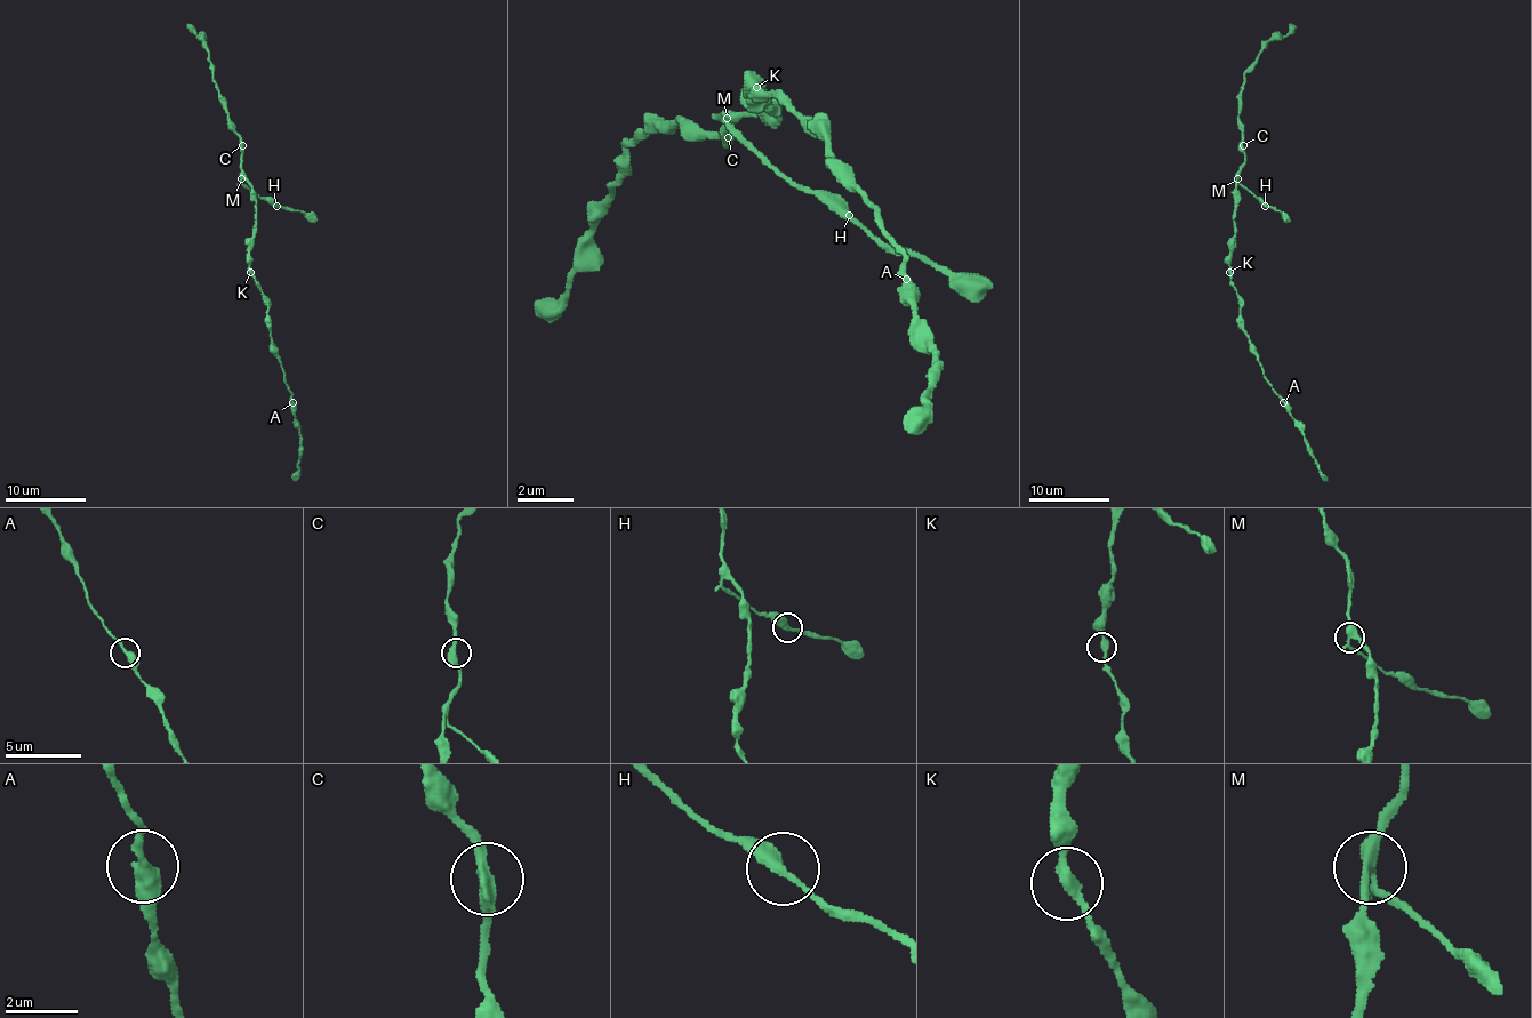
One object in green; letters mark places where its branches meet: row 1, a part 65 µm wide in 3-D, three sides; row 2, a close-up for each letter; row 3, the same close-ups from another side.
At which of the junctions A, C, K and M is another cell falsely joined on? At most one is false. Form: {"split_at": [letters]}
{"split_at": ["M"]}

